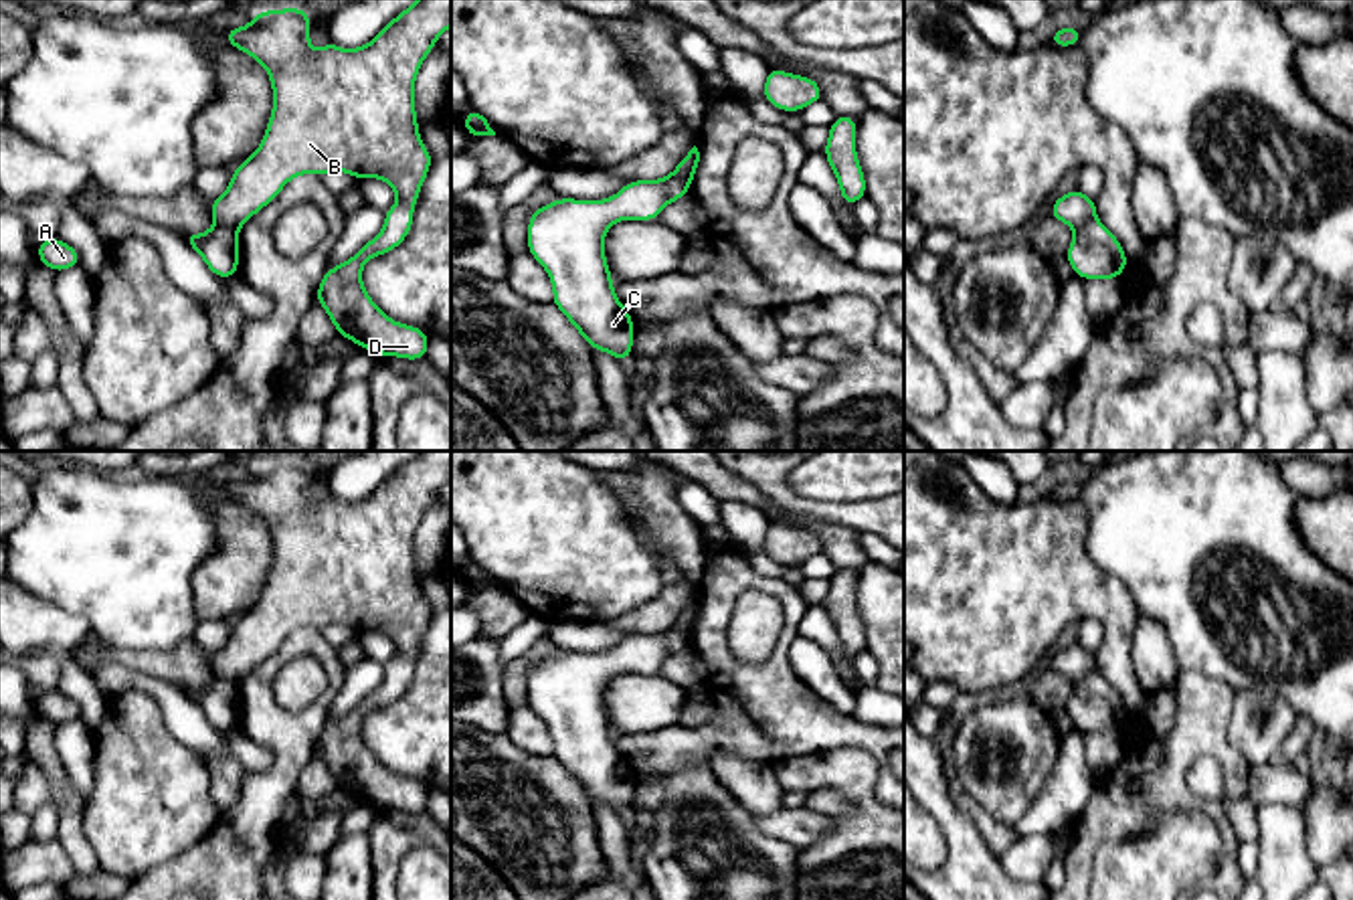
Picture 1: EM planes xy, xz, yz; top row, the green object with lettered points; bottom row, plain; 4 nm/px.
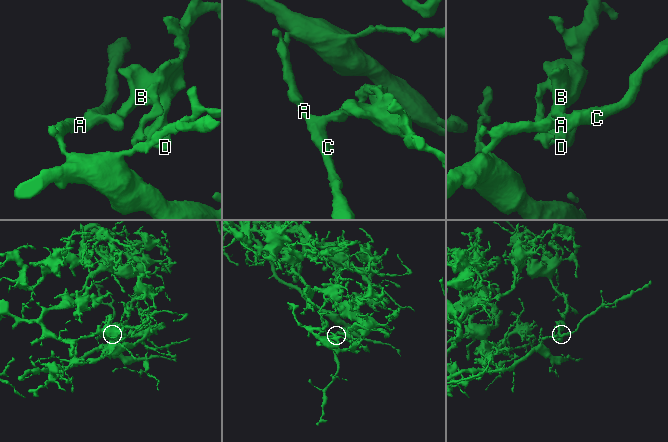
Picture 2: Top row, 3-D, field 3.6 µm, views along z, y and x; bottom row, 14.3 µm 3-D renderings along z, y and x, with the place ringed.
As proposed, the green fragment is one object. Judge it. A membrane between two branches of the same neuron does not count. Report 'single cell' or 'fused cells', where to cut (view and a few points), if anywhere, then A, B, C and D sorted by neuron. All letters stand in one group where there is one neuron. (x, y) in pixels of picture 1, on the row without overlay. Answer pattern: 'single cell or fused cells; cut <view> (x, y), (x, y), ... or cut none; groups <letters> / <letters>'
fused cells; cut xy (217, 676), (237, 684); groups A C / B D

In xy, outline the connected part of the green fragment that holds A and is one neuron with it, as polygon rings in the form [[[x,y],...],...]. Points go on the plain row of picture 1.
[[[40,692],[38,694],[38,718],[51,720],[61,726],[69,720],[81,718],[81,708],[77,702],[57,692]]]

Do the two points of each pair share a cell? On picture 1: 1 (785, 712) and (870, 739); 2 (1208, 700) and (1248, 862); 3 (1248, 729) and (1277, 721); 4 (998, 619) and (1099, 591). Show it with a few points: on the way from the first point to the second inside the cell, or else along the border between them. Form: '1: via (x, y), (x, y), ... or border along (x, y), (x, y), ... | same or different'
1: via (805, 725), (850, 731) | same
2: border along (1238, 844), (1238, 868), (1246, 878) | different
3: via (1254, 729), (1263, 735), (1271, 727) | same
4: via (1022, 595), (1026, 591), (1074, 591) | same

